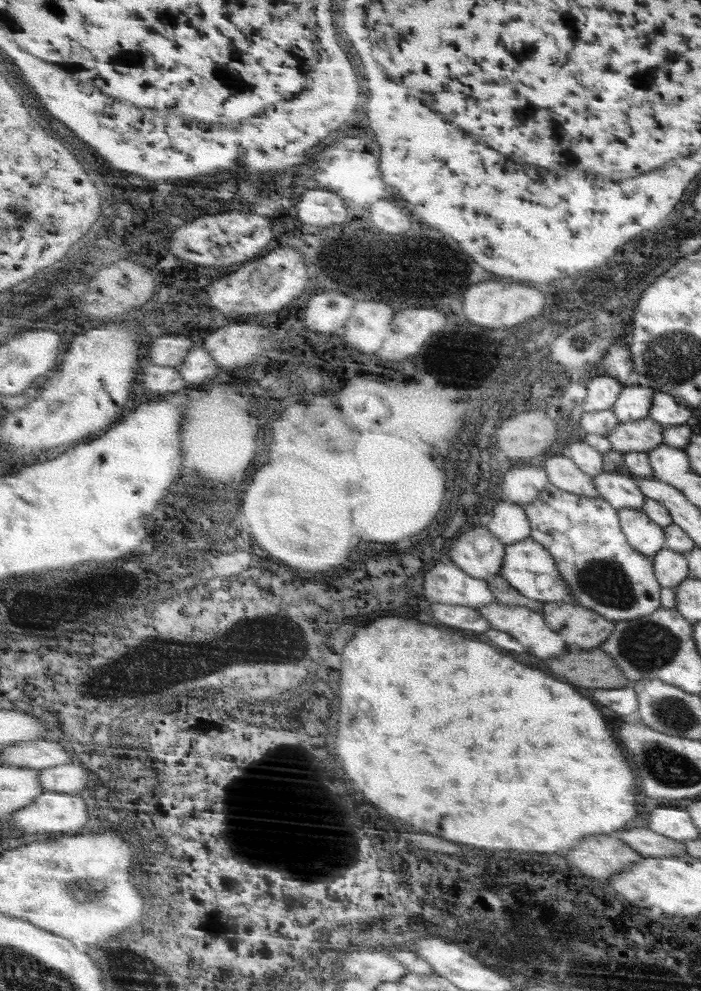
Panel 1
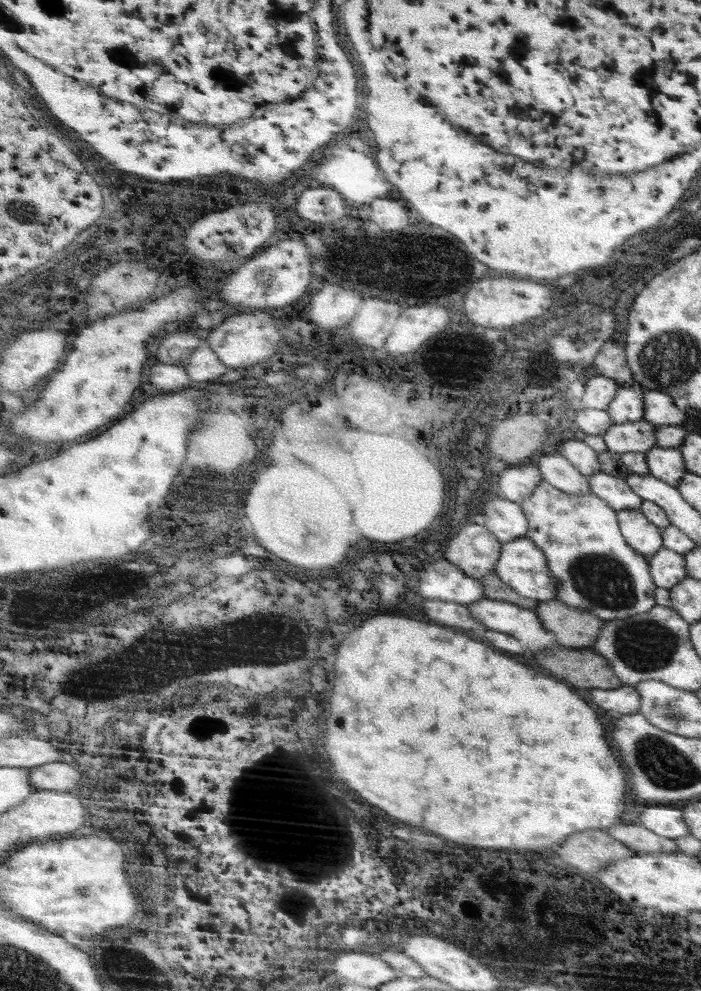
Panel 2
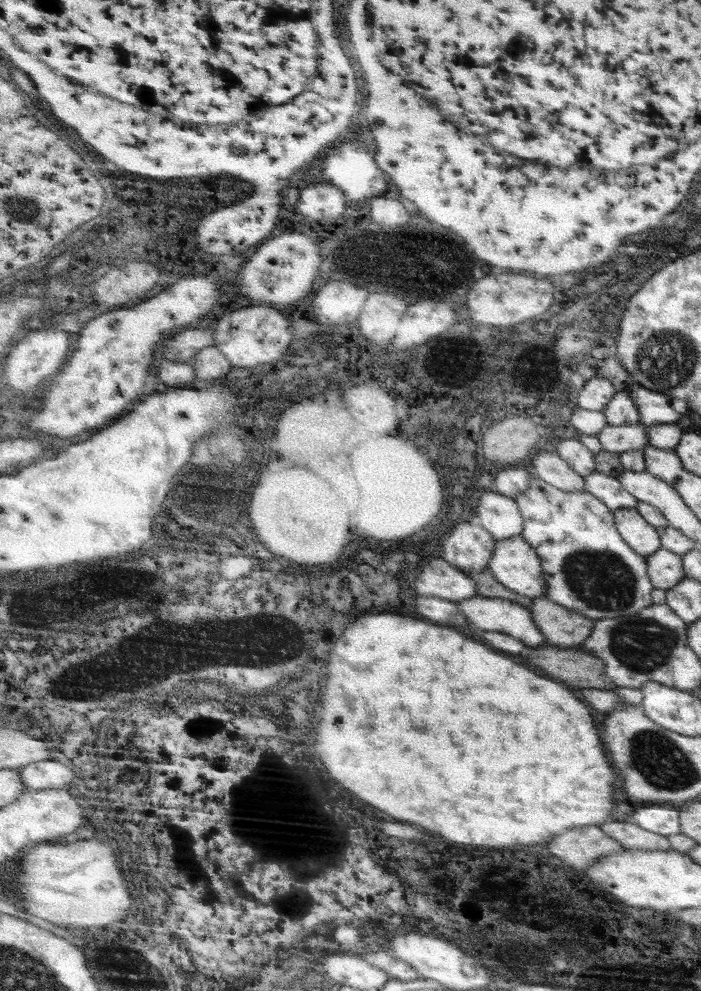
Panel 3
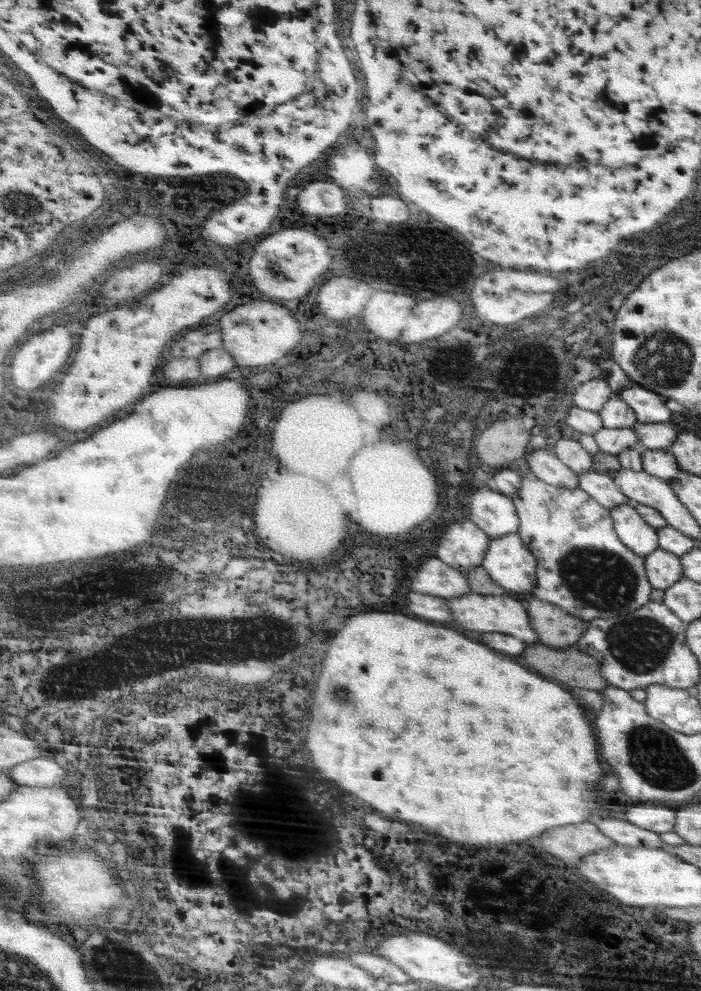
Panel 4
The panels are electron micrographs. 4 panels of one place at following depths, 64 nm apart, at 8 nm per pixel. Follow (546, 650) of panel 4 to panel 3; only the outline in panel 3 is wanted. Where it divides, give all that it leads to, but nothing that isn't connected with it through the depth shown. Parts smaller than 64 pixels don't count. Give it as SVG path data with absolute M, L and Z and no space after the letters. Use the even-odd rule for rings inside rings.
M539 646L529 648L531 662L543 668L553 678L575 686L575 688L599 688L613 690L615 684L609 676L605 676L605 664L601 658L585 652L583 648L559 648L559 646Z

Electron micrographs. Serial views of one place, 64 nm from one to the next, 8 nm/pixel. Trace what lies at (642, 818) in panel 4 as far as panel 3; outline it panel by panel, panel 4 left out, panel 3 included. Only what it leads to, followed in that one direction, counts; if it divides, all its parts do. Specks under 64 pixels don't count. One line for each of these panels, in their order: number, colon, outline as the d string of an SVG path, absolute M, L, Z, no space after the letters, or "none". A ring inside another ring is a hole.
3: M643 806L633 812L633 822L653 834L671 836L681 834L679 826L679 812L673 808L659 808L659 806Z

